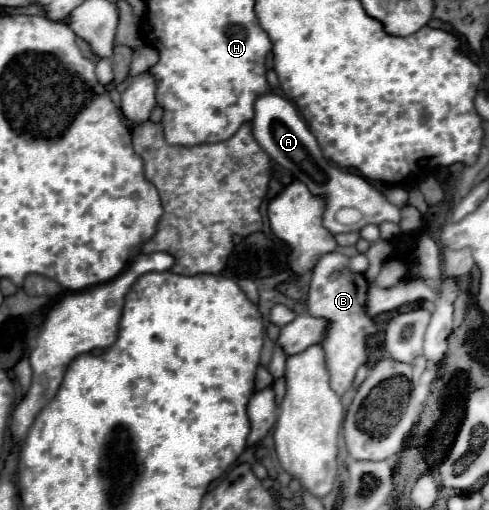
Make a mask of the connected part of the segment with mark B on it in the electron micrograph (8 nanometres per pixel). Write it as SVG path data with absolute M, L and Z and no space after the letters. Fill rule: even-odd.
M325 253L311 277L307 311L313 317L327 317L331 321L331 329L327 329L327 337L323 339L321 347L325 351L327 371L331 375L331 389L341 397L353 383L357 369L367 361L367 335L375 333L375 323L365 309L367 301L367 281L359 273L343 273L343 277L331 277L335 269L343 269L347 265L347 257L341 253Z

